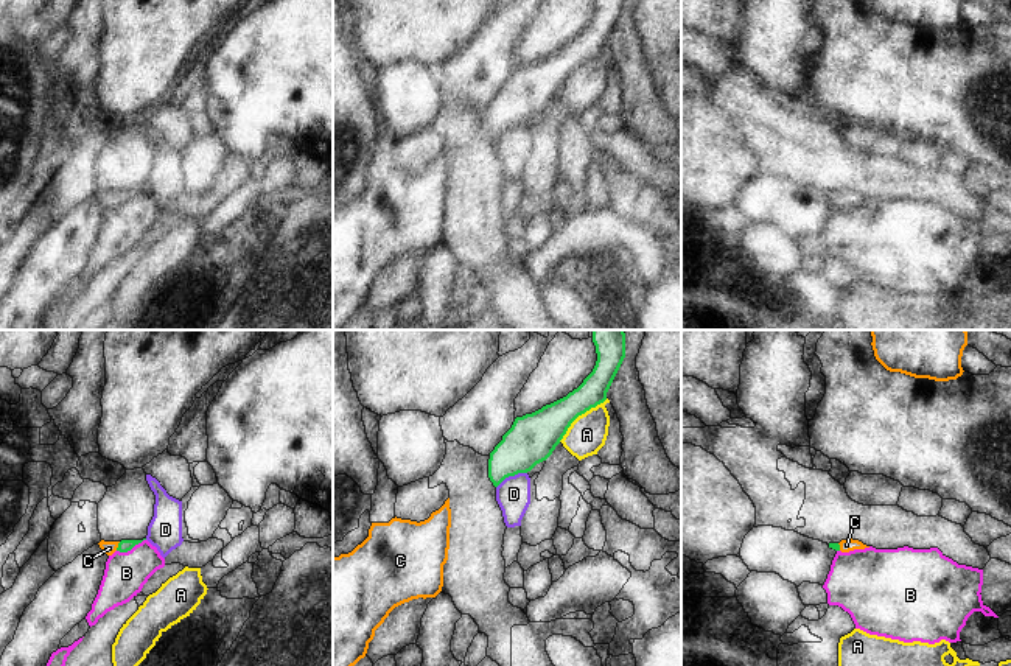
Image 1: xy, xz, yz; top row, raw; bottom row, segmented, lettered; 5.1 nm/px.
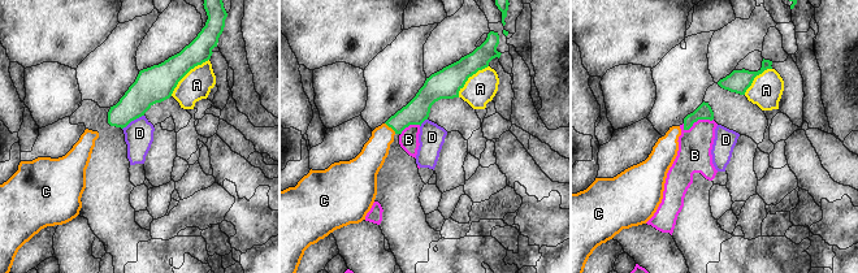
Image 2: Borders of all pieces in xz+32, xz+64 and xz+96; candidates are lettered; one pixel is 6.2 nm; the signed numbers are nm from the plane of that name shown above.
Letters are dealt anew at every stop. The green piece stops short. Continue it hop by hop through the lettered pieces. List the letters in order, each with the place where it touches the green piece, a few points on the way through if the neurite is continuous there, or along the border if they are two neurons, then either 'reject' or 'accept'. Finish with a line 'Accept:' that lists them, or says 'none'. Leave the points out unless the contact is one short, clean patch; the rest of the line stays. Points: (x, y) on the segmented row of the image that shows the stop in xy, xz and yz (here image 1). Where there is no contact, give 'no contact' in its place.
A: meets green in xz at (580, 414); reject
B: meets green in xy at (131, 548); border along xy (145, 539), (126, 551), (117, 551); reject
C: meets green in xy at (118, 546); runs through xy (125, 545), (118, 546), (109, 548); accept
D: meets green in xz at (510, 475); border along xz (526, 472), (509, 475), (496, 487); reject
Accept: C

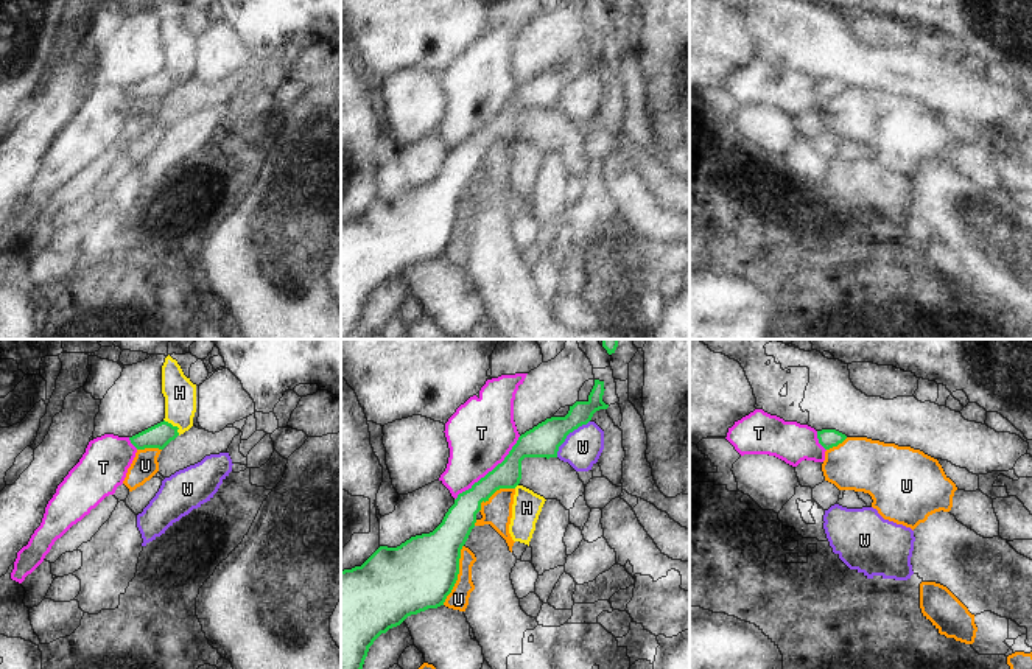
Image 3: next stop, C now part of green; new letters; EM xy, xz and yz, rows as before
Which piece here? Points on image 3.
H: meets green in xy at (175, 427); border along xy (164, 419), (175, 425), (179, 434); reject
T: meets green in xz at (489, 472); border along xz (520, 436), (500, 462), (455, 500); reject
U: meets green in xz at (458, 573); reject
W: meets green in xz at (567, 434); reject
Accept: none

